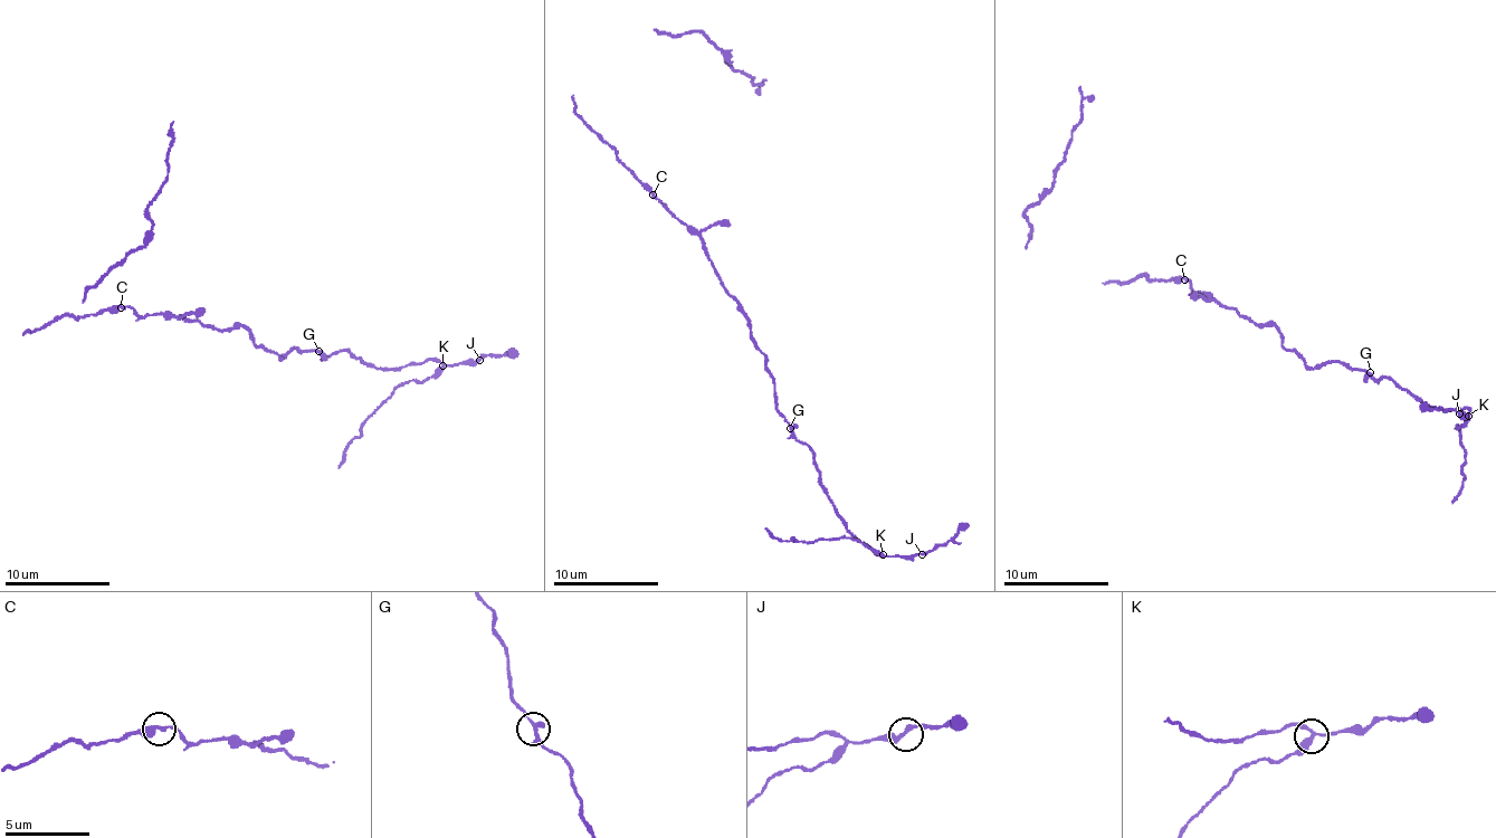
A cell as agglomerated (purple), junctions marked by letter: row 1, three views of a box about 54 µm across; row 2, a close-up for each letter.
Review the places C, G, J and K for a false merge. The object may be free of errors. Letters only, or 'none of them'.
K

